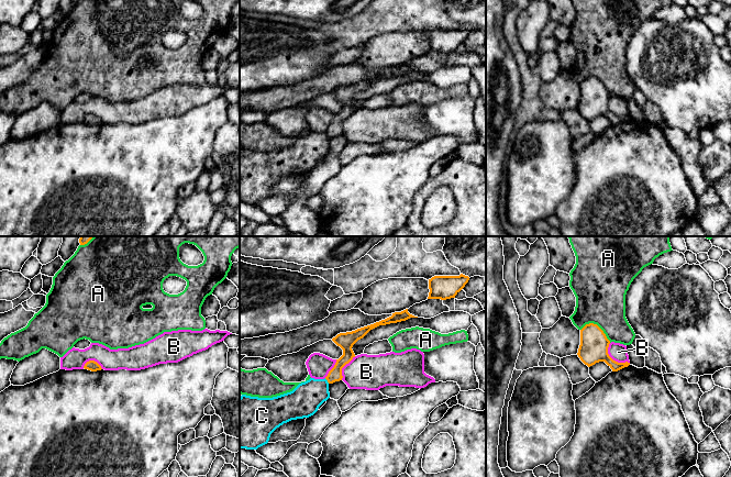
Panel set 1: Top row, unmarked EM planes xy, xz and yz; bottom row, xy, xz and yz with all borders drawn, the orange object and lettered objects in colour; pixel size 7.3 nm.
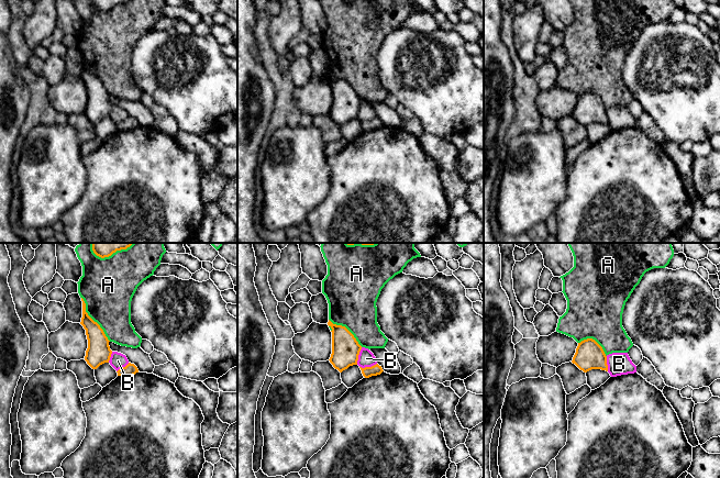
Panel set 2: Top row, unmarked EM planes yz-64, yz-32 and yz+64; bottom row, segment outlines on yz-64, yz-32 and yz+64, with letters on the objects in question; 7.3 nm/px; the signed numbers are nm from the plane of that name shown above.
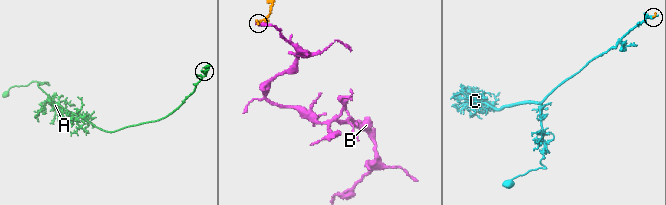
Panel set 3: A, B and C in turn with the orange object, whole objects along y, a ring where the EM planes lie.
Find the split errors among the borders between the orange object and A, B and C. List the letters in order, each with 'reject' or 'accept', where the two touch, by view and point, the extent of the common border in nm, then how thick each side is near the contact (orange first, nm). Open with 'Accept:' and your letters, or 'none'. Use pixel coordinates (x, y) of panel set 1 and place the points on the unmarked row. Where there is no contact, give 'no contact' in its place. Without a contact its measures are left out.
Accept: none
A: reject; contact yz (597, 79); length 240 nm; calibres 200 and 380 nm
B: reject; contact yz (612, 113); length 220 nm; calibres 200 and 130 nm
C: reject; contact xz (327, 133); length 50 nm; calibres 100 and 240 nm

